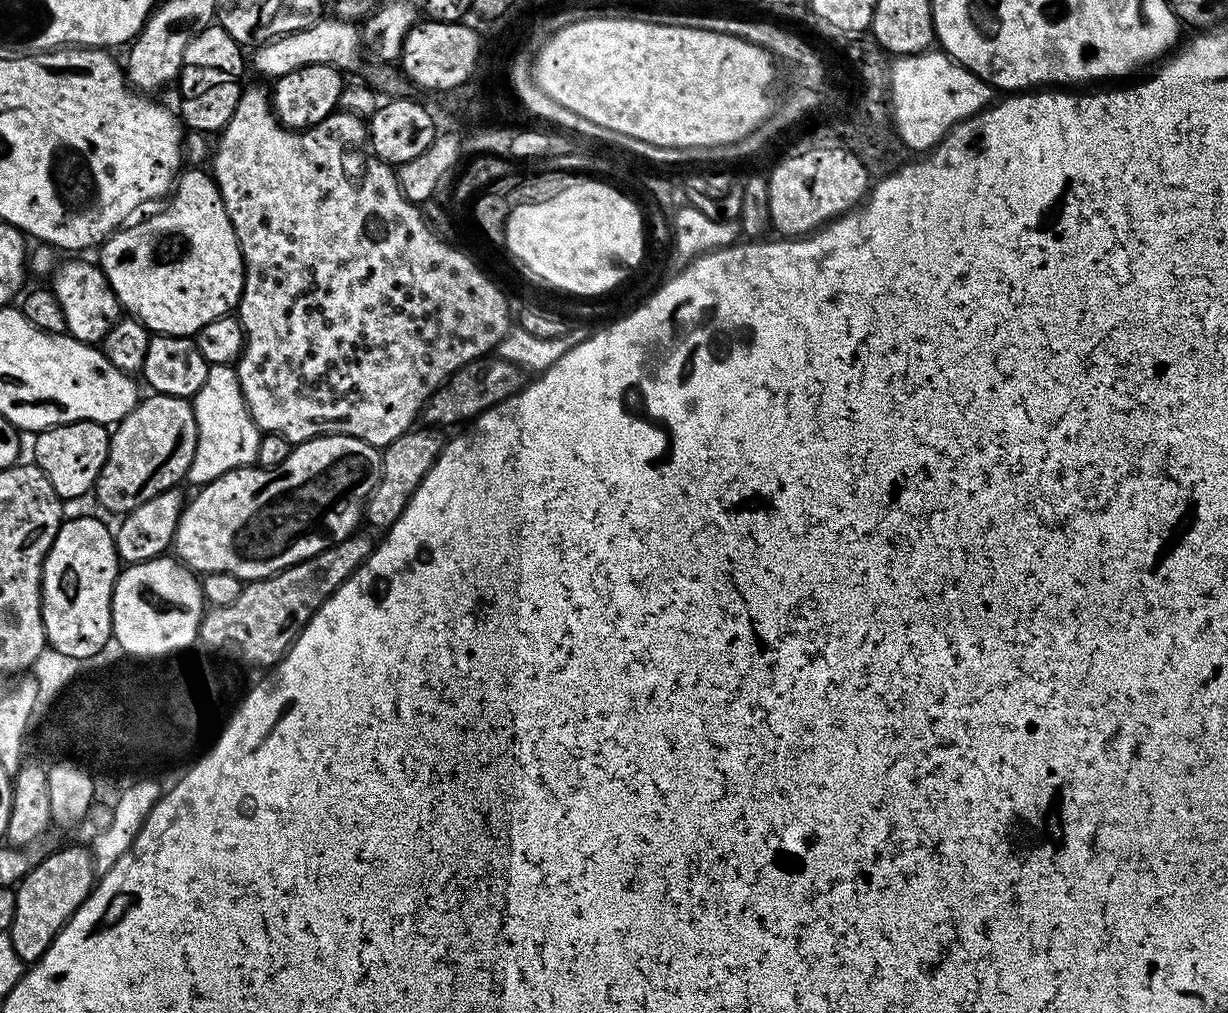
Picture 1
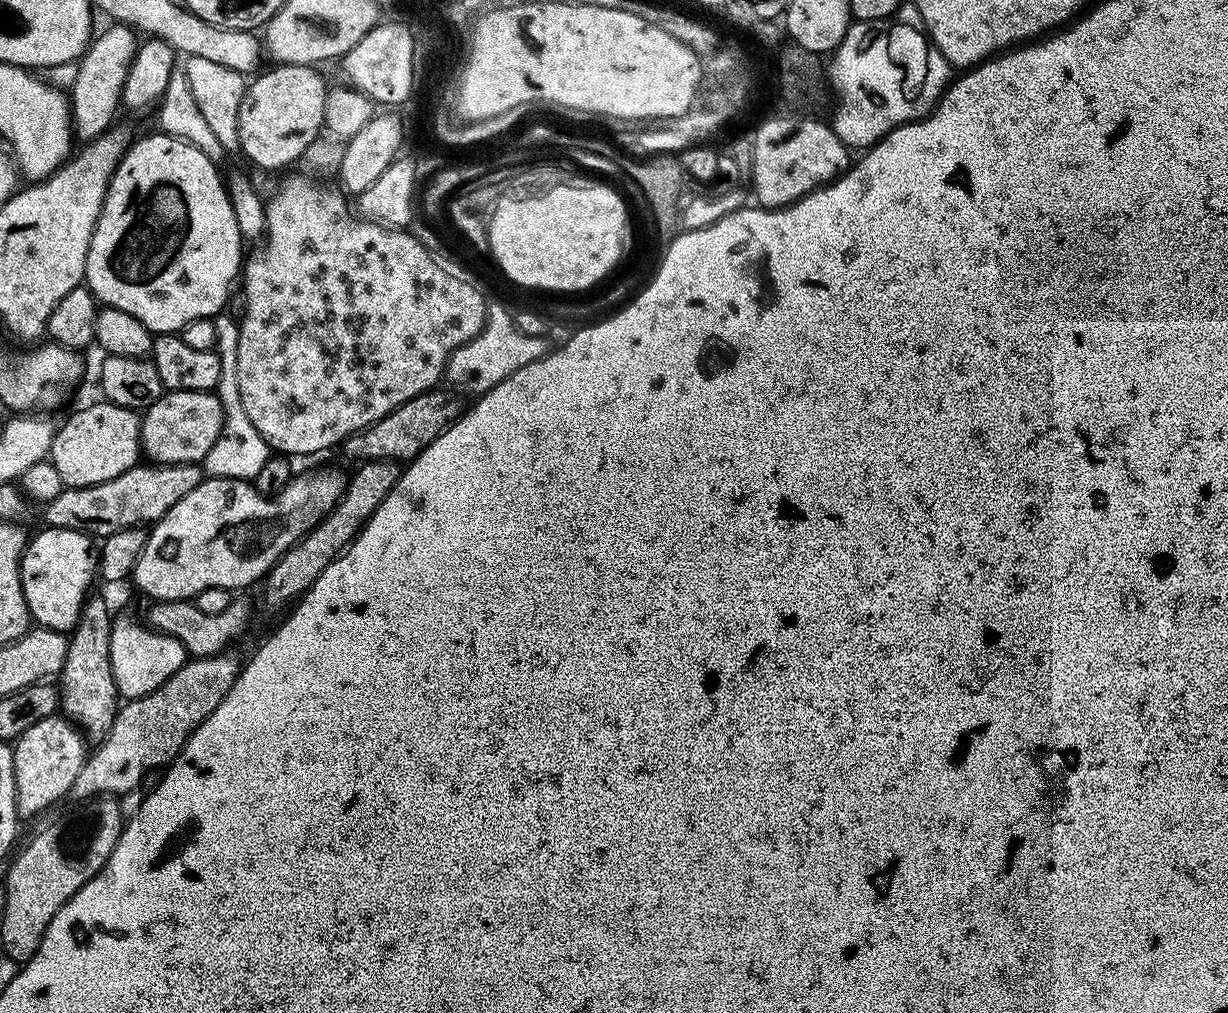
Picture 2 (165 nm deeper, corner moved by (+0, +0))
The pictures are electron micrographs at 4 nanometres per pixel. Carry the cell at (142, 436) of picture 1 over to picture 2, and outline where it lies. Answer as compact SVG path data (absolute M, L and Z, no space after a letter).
M198 390L165 391L158 402L143 409L140 418L140 446L143 455L154 464L200 464L210 454L210 446L218 442L224 425L222 402L215 391L199 392Z

